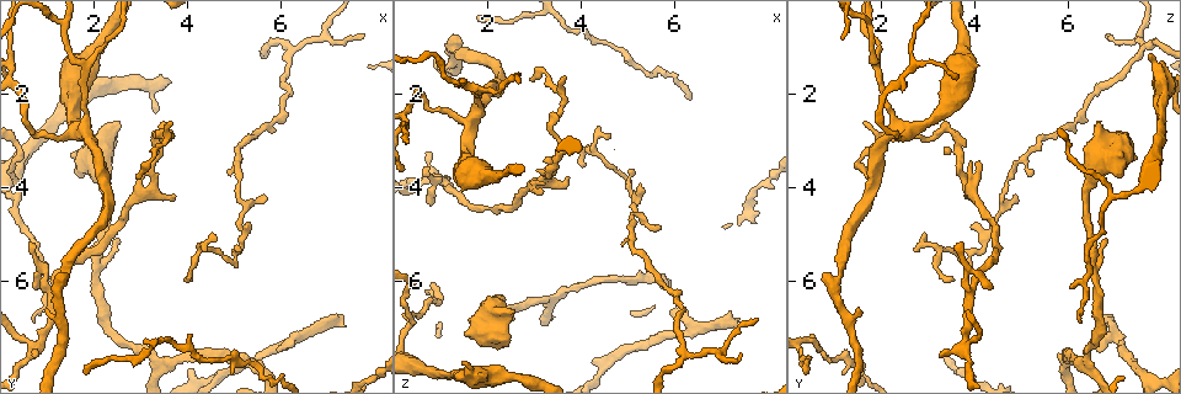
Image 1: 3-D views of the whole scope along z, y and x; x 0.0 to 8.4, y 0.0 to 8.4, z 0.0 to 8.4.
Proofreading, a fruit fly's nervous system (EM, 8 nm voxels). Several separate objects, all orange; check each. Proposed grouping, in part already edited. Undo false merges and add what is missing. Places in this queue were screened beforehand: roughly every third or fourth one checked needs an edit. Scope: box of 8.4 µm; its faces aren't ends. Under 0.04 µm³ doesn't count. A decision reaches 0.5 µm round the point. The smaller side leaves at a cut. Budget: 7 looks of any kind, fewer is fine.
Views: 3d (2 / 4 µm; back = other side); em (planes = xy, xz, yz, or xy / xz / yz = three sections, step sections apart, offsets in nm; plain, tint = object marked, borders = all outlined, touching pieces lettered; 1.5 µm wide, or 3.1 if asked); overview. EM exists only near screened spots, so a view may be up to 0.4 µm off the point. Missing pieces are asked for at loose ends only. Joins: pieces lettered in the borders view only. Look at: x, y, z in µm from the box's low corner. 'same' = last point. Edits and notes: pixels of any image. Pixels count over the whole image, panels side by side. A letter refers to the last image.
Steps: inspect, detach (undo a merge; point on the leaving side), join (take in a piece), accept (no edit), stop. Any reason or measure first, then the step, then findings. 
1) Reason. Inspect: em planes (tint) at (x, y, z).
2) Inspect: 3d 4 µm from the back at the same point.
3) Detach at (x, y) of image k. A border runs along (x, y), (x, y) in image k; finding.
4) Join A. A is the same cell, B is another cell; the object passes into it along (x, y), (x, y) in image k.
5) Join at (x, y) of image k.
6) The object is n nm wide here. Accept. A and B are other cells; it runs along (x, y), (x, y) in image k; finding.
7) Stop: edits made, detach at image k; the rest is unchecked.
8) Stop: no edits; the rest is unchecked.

Branch stops here. Inspect: em xz step 8 (borders) at (3.70, 4.20, 3.70).

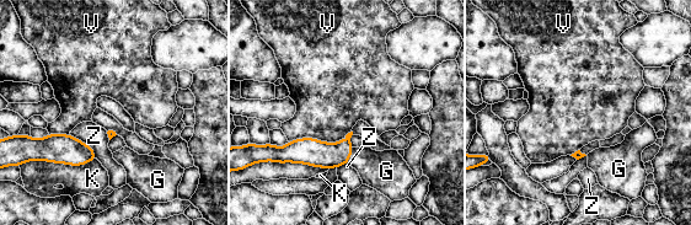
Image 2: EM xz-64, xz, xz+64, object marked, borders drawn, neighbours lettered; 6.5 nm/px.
Inspect: em planes (borders) at the same point.

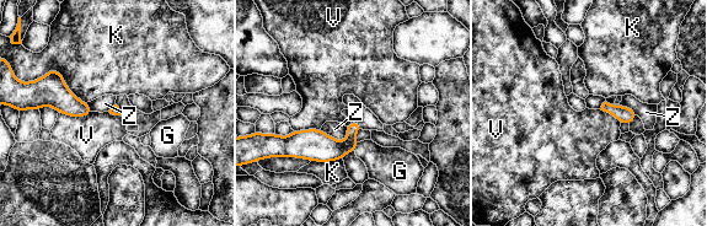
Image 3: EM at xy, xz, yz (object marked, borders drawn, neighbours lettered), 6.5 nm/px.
Join at (389, 166) of image 3. G is the same cell, K, V and Z are other cells; the object passes into it along (319, 146), (355, 148), (389, 166) in image 3; the cell continues.

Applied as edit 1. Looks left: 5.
Redraw. Inspect: overview.

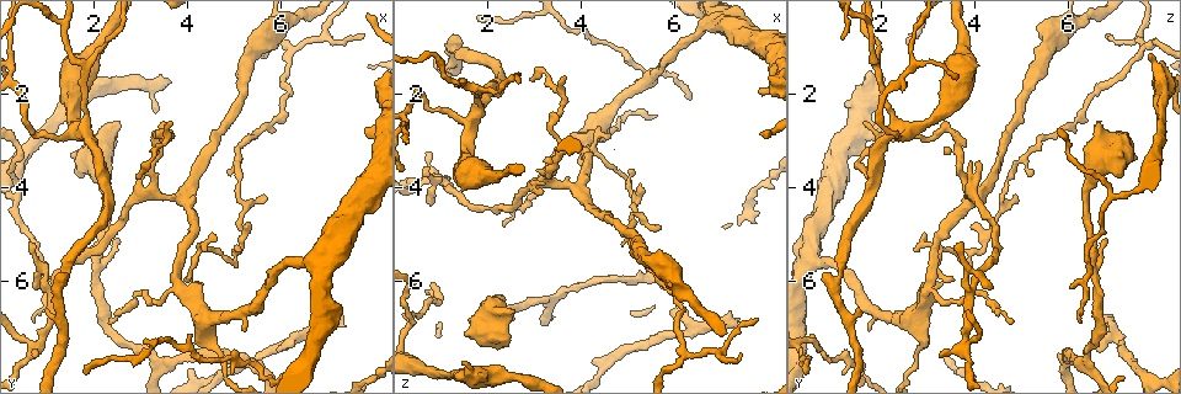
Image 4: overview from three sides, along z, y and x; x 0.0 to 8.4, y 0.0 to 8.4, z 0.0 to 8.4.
Branch stops here. Inspect: 3d 2 µm at (0.80, 7.55, 3.25).

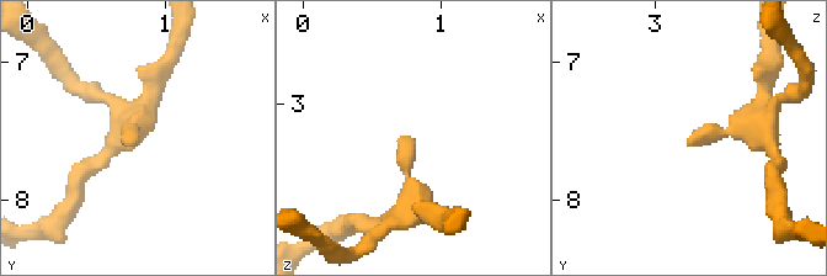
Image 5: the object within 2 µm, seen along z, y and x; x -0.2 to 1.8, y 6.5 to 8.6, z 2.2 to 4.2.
Now the EM. Inspect: em xz step 8 (borders) at (0.76, 7.60, 3.22).

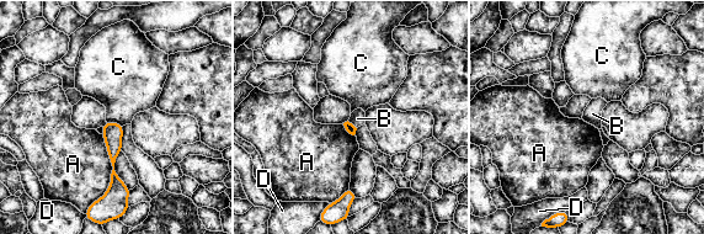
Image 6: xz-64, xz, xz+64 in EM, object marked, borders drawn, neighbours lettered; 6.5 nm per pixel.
Accept. A, B, C and D are other cells; a border runs along (106, 121), (113, 121), (122, 126) in image 6; no lettered piece goes on from it.

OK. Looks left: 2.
Free end. Inspect: 3d 4 µm at (7.35, 6.95, 6.80).

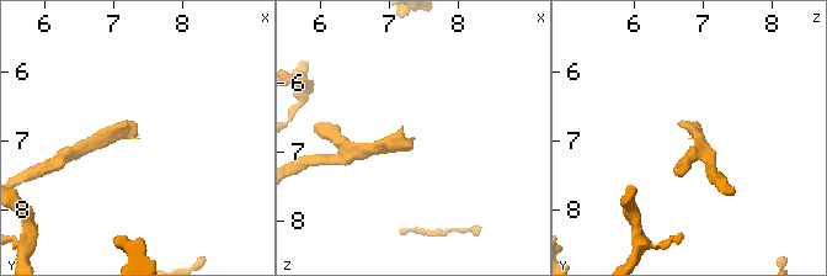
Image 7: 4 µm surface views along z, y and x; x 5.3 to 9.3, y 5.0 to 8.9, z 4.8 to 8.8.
Inspect: em planes (borders) at (7.35, 6.90, 6.80).

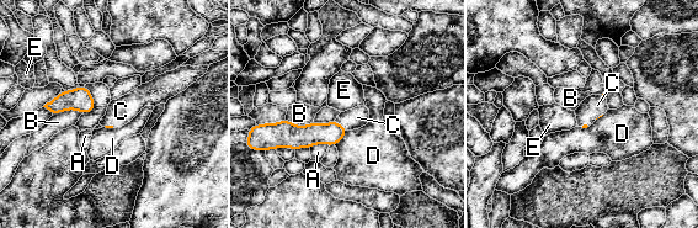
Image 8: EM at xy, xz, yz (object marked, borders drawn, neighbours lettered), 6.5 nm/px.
The longest contact is with B, 200 nm. Join at (357, 117) of image 8. C is the same cell, A, B, D and E are other cells; the object passes into it along (331, 133), (341, 126), (357, 117) in image 8; the cell continues.

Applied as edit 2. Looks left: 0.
Stop: edits made, join at image 3, join at image 8; the rest is unchecked.

